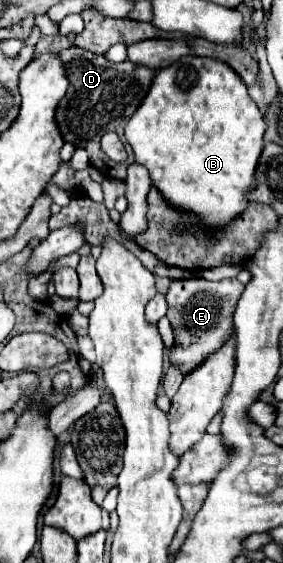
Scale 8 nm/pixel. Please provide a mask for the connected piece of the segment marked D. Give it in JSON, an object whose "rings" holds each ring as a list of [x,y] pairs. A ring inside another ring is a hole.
{"rings":[[[77,45],[63,49],[57,55],[59,55],[59,59],[63,59],[63,63],[67,67],[67,79],[69,79],[67,95],[59,101],[59,107],[55,111],[55,121],[57,121],[59,133],[63,135],[63,139],[67,143],[73,143],[75,147],[89,147],[89,143],[91,143],[91,153],[89,153],[91,163],[99,171],[107,171],[107,173],[103,173],[105,177],[125,179],[123,171],[135,159],[133,159],[133,150],[125,139],[123,127],[127,125],[127,121],[135,113],[135,109],[141,105],[155,71],[135,65],[131,61],[113,65],[103,55],[95,55],[91,51],[79,49]],[[99,131],[101,131],[101,137],[107,131],[115,131],[119,135],[126,151],[129,151],[129,159],[125,163],[115,163],[105,157],[105,153],[99,149],[99,139],[101,139]]]}

